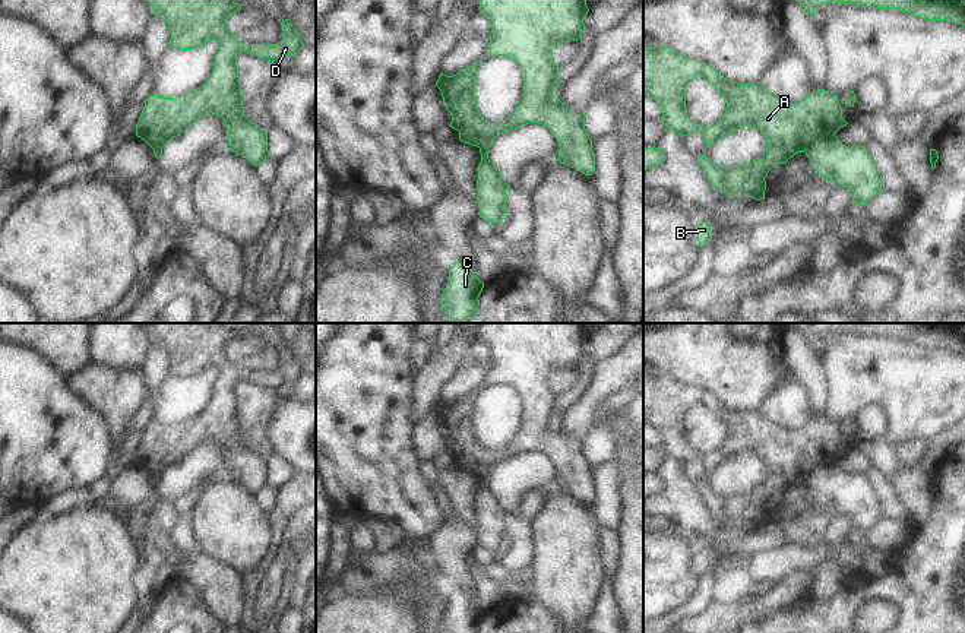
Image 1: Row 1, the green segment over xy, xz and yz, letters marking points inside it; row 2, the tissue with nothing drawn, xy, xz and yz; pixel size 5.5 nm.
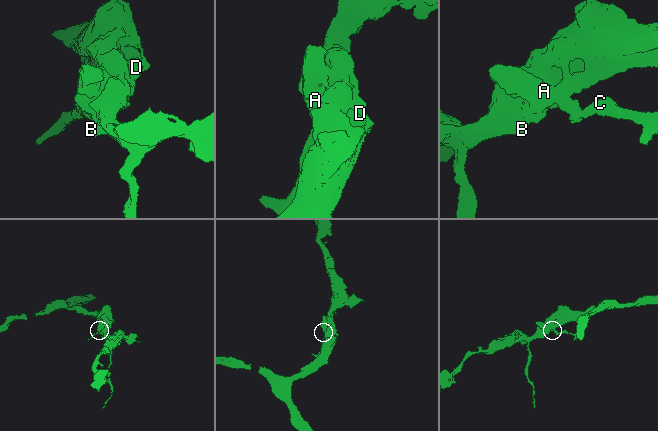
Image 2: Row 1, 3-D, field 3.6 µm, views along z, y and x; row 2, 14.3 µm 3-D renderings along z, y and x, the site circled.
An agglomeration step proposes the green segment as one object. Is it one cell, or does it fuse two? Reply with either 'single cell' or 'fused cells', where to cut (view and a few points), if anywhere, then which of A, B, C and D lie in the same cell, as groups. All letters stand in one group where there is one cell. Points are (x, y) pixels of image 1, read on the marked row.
fused cells; cut yz (834, 133), (818, 138), (804, 151); groups A B D / C

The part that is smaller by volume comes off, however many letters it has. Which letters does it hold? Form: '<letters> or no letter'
C

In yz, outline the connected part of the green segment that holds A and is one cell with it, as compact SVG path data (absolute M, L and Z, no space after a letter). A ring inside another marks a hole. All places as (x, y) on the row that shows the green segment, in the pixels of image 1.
M643 42L643 95L655 99L662 110L662 123L668 130L677 132L681 137L690 133L700 133L706 148L712 148L718 140L734 130L749 126L760 130L768 142L766 151L754 161L737 167L721 167L706 155L697 158L706 178L712 187L724 189L731 197L765 199L768 173L778 164L787 164L798 152L806 152L819 137L836 134L848 123L842 118L842 107L838 95L825 89L813 91L800 104L791 105L773 96L762 82L737 83L724 77L712 66L678 54L670 47L649 47ZM702 76L727 101L724 118L711 127L692 121L686 111L686 86Z

